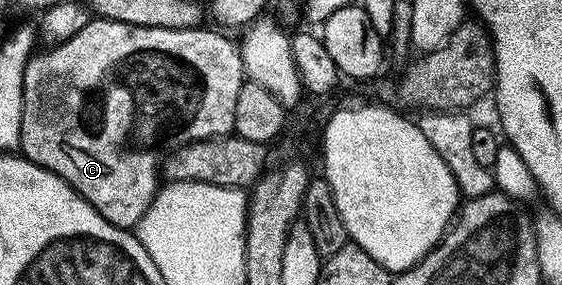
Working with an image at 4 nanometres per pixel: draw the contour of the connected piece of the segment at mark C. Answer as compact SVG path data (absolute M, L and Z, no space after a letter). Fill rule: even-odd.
M96 19L91 25L78 31L78 35L74 35L74 39L44 51L48 53L37 52L29 60L24 72L24 110L22 111L22 135L20 136L19 152L38 167L61 177L83 201L90 203L90 207L94 207L94 211L98 211L98 215L102 215L102 219L106 219L106 223L119 229L135 230L152 205L156 194L162 188L162 157L152 153L152 148L155 145L162 144L167 137L180 137L183 133L185 137L183 140L191 143L231 137L236 132L238 95L246 83L243 57L240 54L241 46L228 38L231 36L220 31L211 33L206 28L148 29L146 26L124 25L121 22Z

